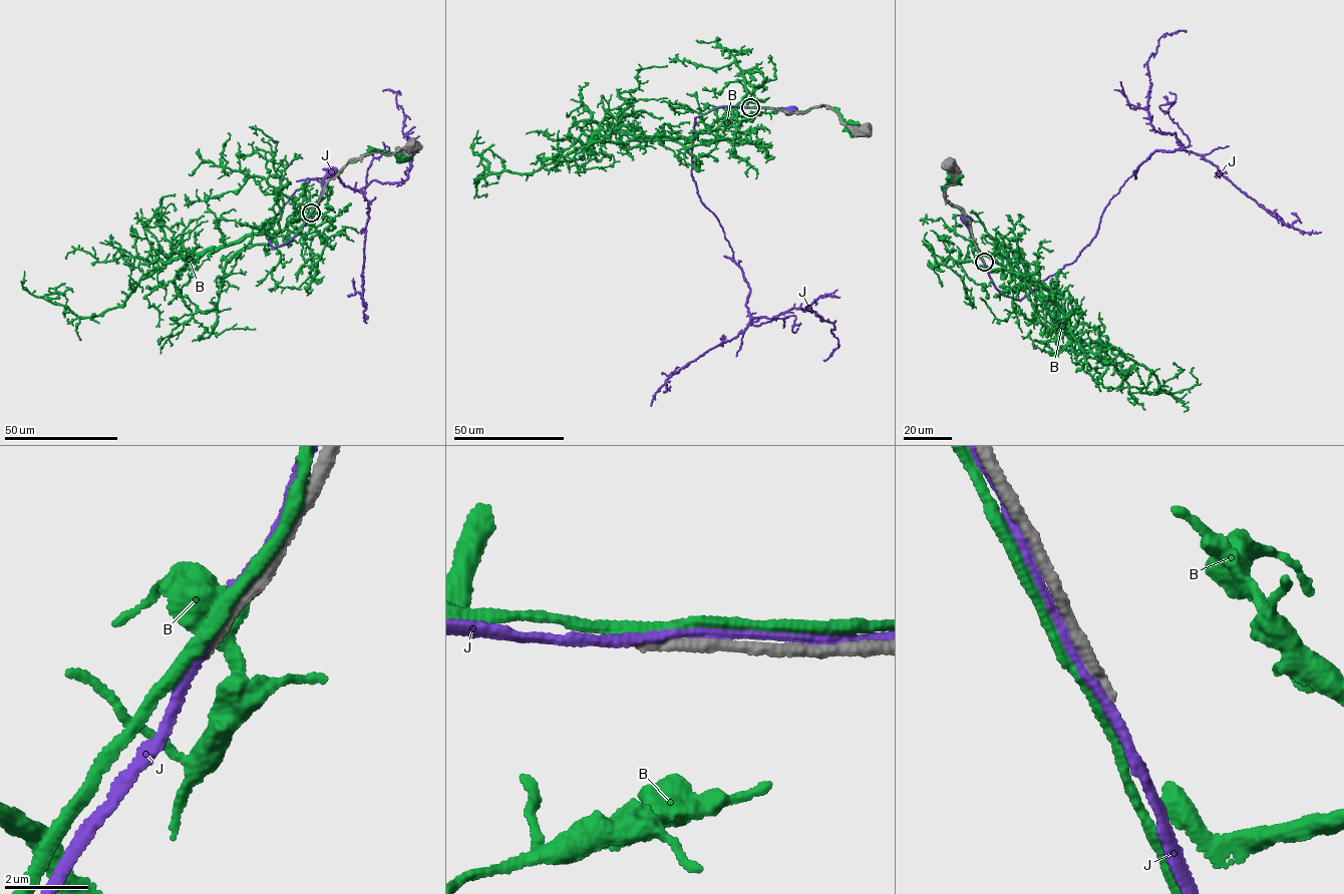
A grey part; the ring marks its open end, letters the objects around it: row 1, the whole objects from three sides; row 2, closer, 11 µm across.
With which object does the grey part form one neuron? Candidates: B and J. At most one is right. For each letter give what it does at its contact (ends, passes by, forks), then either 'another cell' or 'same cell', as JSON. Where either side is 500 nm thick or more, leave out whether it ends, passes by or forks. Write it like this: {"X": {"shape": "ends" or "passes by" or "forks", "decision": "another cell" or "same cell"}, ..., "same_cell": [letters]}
{"B": {"shape": "passes by", "decision": "another cell"}, "J": {"shape": "passes by", "decision": "another cell"}, "same_cell": []}

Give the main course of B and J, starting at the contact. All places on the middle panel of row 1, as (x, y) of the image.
B: (751, 107), (788, 112), (830, 106), (852, 127)
J: (752, 107), (791, 109)

